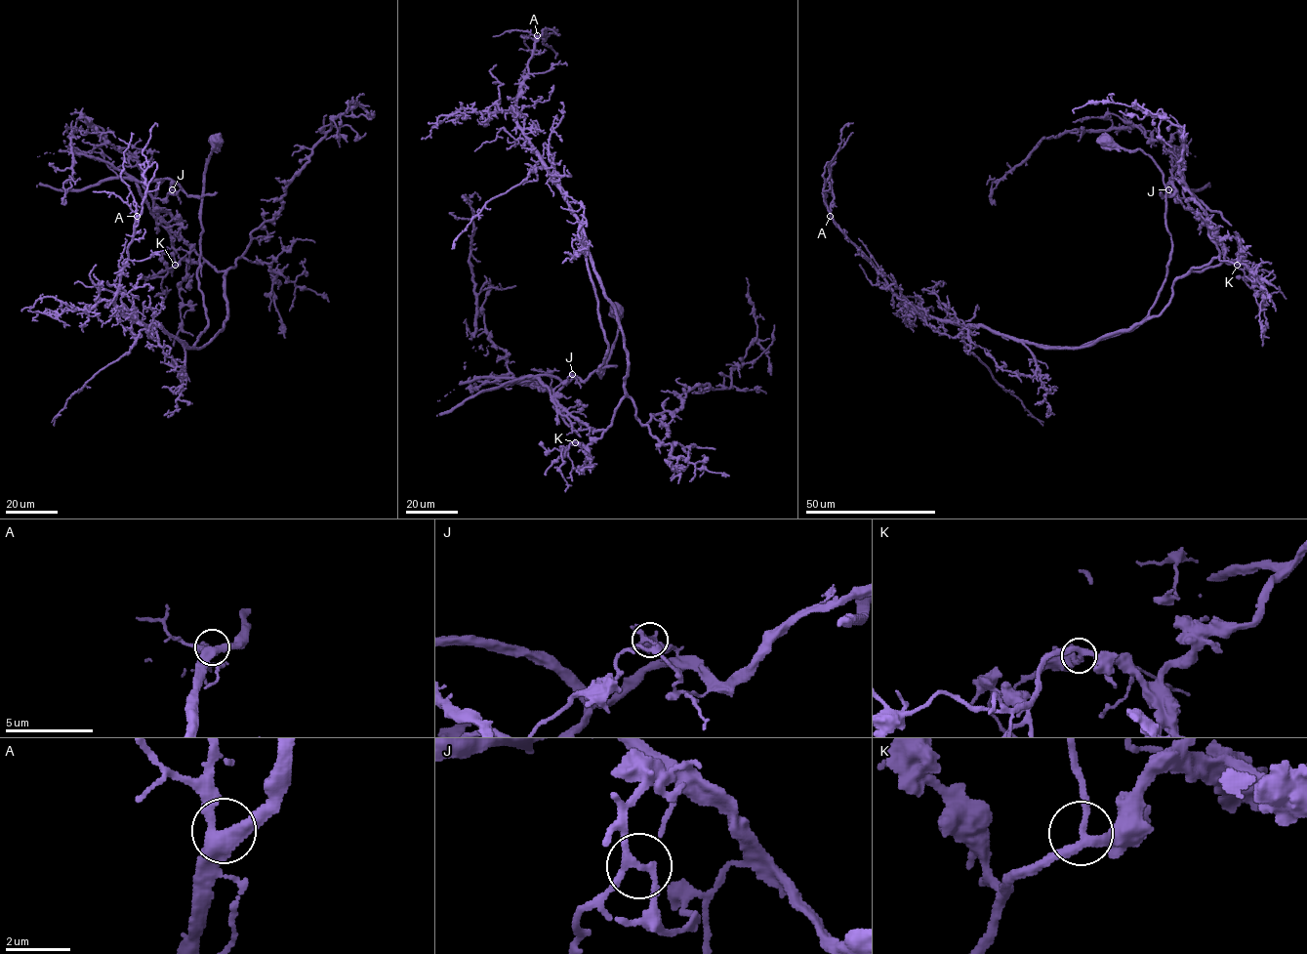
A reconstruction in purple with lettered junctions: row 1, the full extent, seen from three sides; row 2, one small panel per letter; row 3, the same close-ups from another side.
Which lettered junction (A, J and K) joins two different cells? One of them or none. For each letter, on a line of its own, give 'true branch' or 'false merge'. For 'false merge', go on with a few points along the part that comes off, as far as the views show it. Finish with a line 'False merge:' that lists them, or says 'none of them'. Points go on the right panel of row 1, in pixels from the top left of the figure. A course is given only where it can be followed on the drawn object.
A: true branch
J: false merge | (1169, 189), (1176, 192), (1175, 150), (1133, 127), (1109, 128), (1043, 138), (1000, 181), (994, 199)
K: true branch
False merge: J

